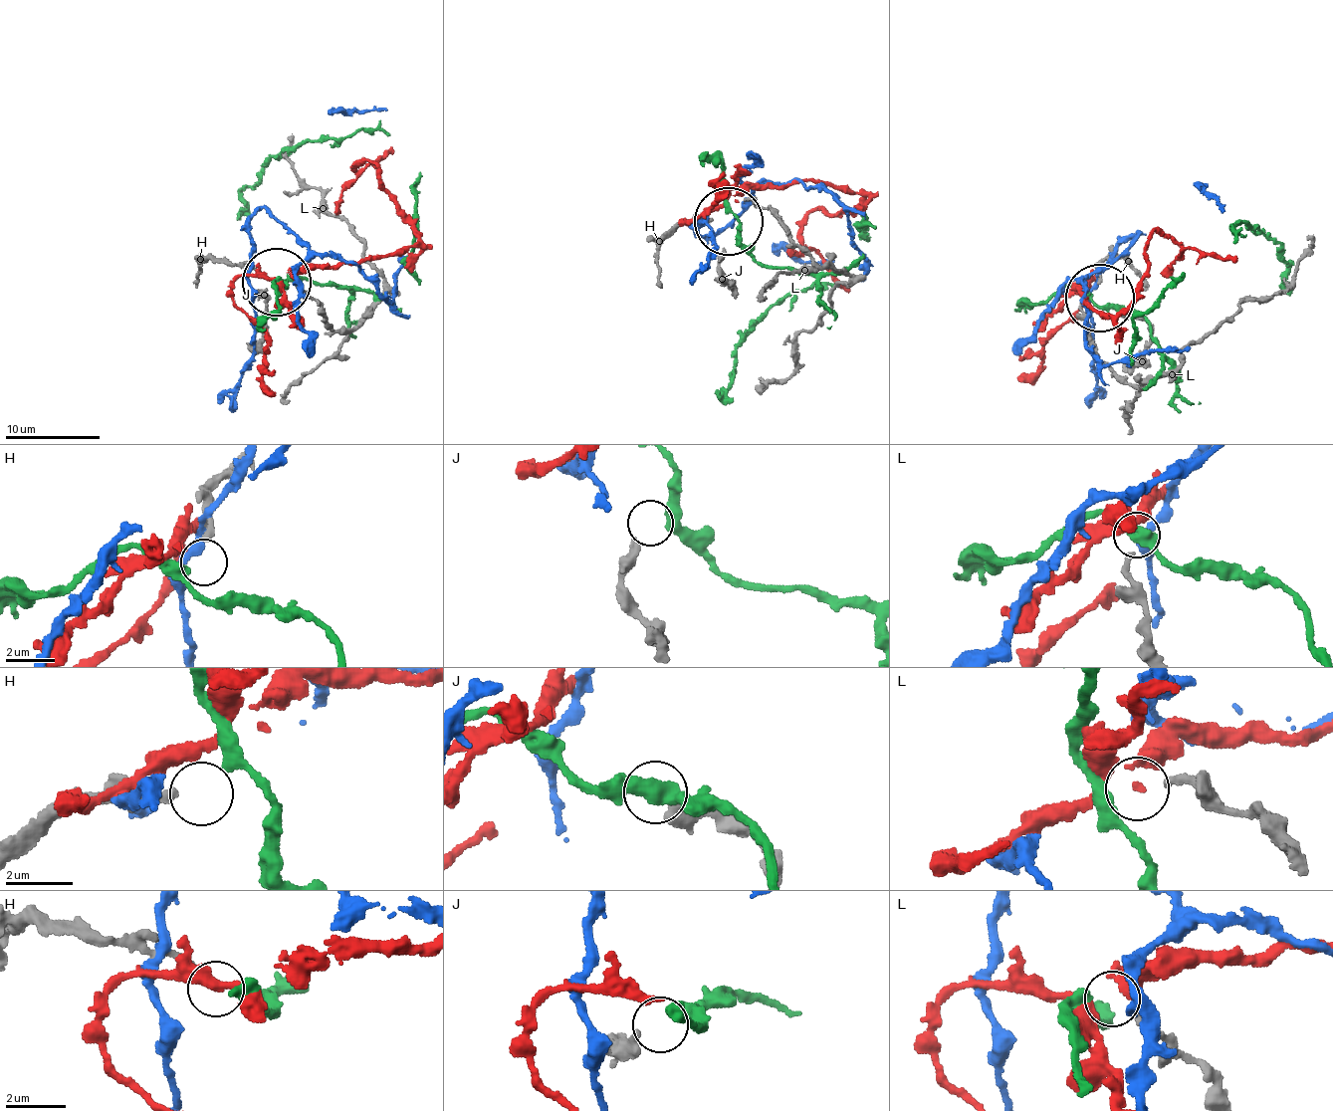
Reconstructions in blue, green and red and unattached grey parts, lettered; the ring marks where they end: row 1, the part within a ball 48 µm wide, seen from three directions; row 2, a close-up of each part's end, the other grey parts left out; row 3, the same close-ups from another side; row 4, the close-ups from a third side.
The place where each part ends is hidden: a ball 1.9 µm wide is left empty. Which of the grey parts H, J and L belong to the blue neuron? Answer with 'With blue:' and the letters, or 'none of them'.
With blue: none of them

